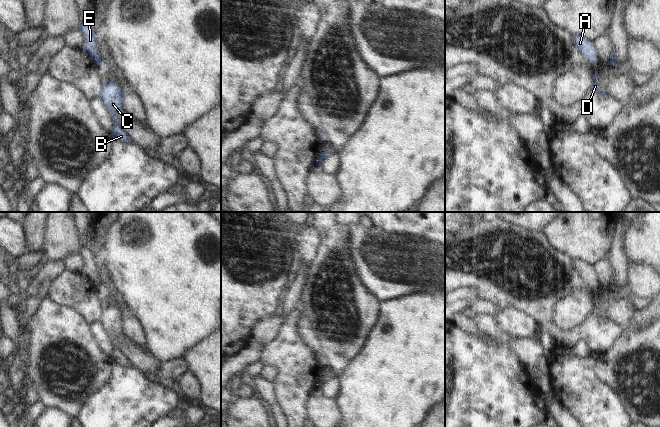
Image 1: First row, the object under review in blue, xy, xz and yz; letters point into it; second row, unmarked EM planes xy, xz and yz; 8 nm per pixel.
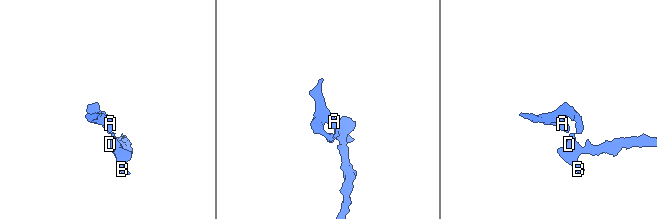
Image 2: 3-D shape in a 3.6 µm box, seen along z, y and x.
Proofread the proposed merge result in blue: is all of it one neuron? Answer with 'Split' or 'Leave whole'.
Split.

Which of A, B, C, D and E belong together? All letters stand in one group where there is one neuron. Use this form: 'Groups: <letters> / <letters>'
Groups: A E / B C D.

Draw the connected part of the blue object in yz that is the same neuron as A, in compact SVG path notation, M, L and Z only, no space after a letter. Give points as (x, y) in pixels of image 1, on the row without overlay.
M573 259L574 267L581 278L589 285L594 286L597 282L597 274L594 268L581 259Z

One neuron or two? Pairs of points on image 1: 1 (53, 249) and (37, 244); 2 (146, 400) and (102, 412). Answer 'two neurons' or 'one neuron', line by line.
1: two neurons
2: one neuron

